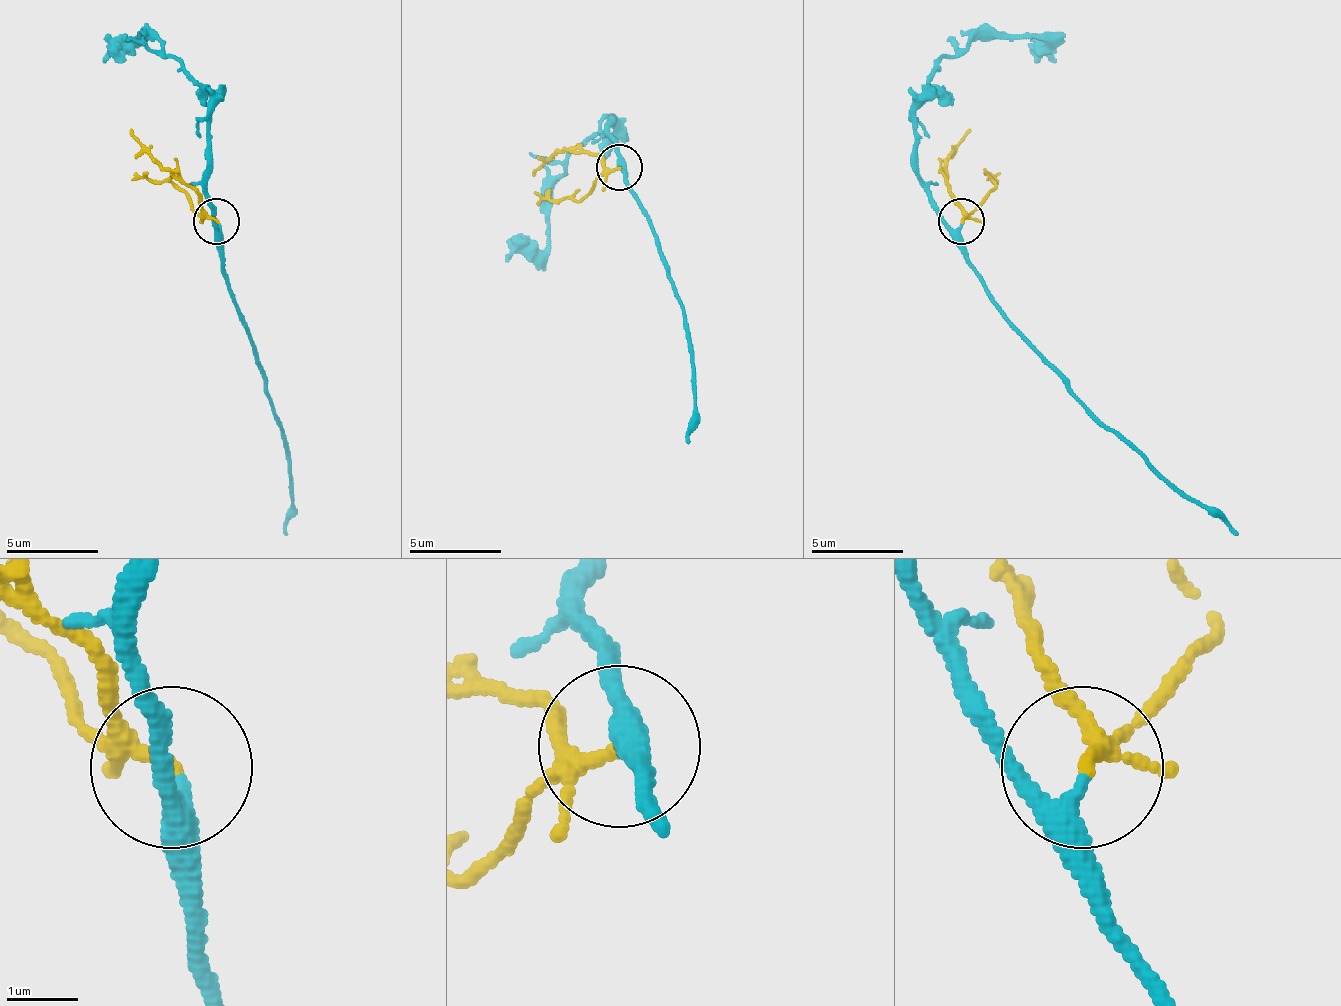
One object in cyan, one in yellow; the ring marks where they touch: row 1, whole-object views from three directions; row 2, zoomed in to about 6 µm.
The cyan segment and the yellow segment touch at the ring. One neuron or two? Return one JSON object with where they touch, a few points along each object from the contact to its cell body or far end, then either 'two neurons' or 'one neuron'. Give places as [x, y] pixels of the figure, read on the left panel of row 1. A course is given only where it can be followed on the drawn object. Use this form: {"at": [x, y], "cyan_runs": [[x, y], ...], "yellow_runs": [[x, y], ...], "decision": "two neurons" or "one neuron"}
{"at": [216, 221], "cyan_runs": [[220, 224], [220, 261], [284, 432], [289, 533]], "yellow_runs": [[215, 220], [206, 210], [197, 192], [155, 160], [132, 127]], "decision": "one neuron"}

